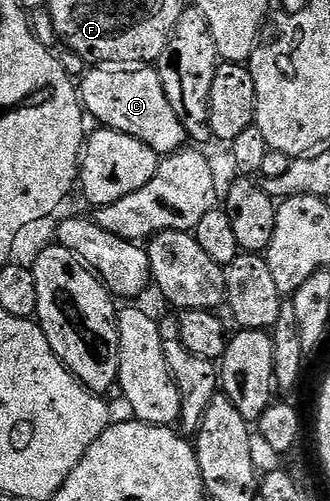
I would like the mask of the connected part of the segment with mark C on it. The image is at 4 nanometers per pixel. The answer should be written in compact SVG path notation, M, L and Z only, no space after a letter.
M143 64L138 68L91 68L78 83L83 109L99 121L100 127L117 132L125 132L125 136L133 136L149 148L153 148L160 156L166 156L184 149L188 141L181 120L177 120L177 112L173 112L173 104L165 96L165 88L159 79L158 69Z

